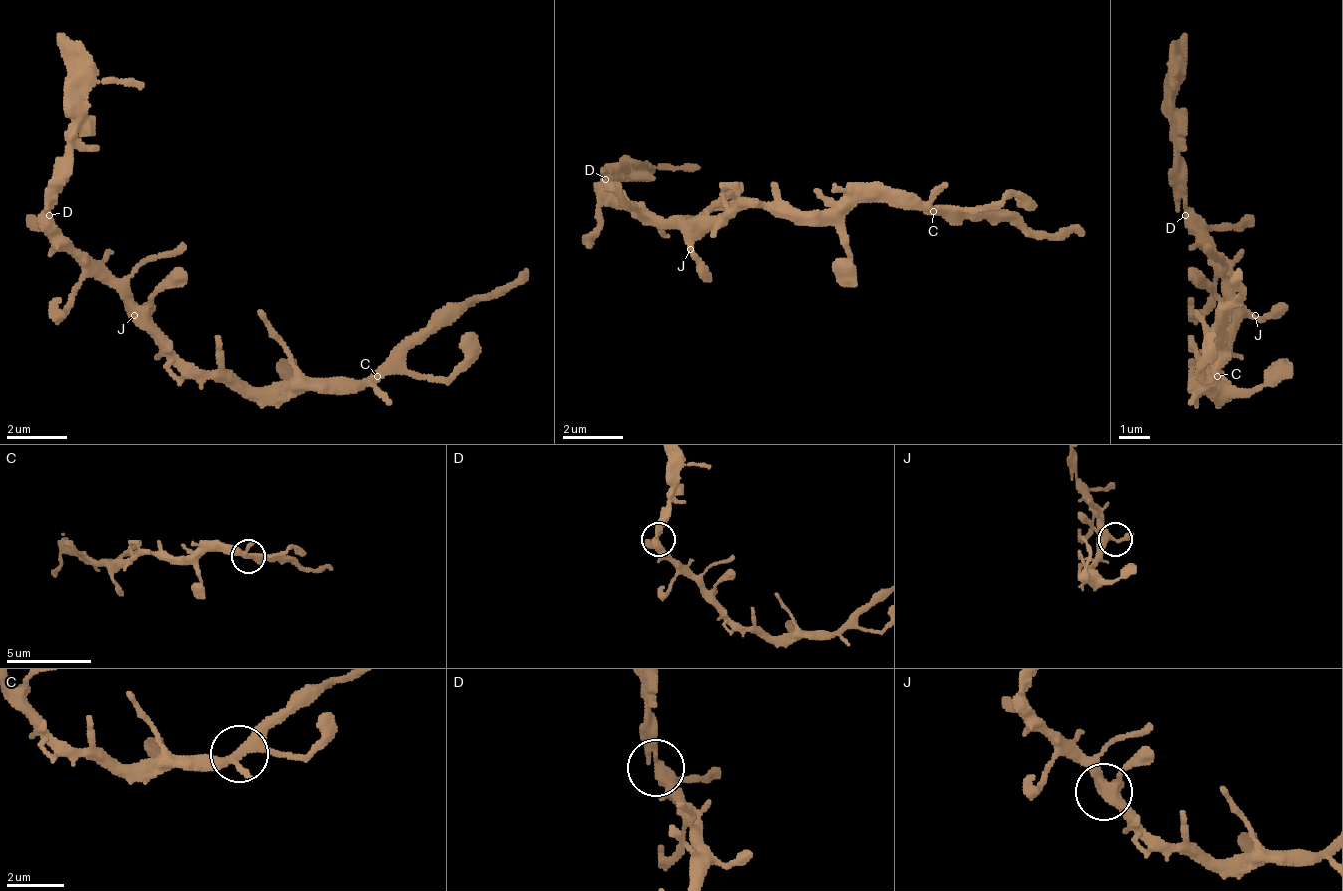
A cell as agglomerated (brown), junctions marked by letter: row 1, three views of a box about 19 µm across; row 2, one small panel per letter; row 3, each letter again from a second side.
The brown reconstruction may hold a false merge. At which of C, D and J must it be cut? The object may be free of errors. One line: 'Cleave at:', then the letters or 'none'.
Cleave at: none

